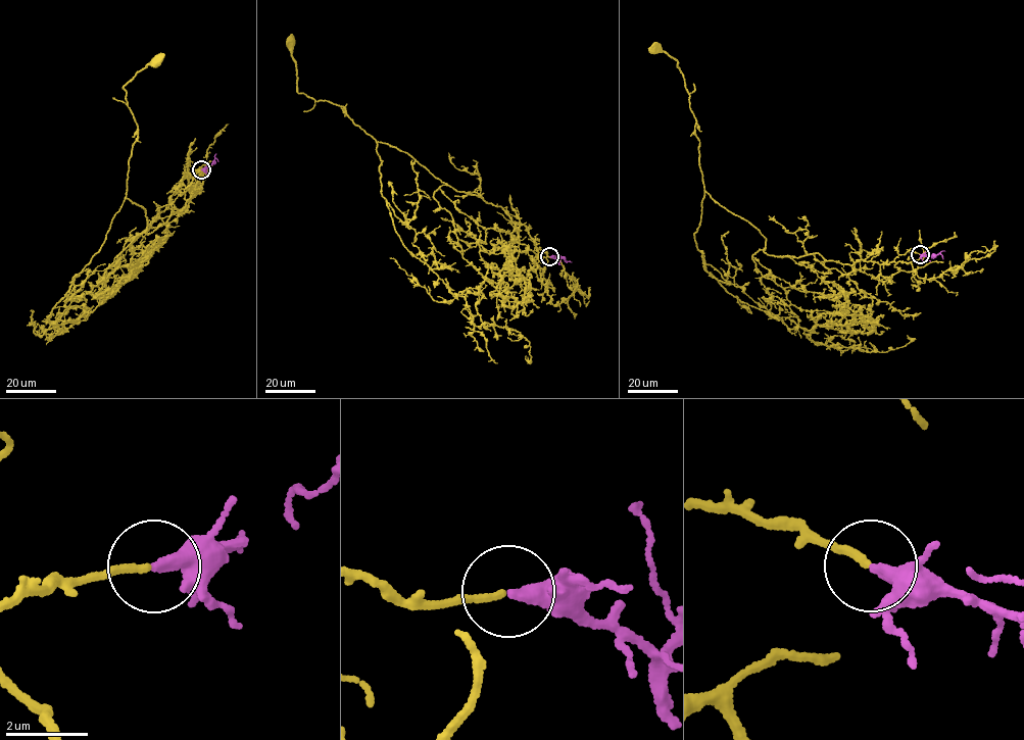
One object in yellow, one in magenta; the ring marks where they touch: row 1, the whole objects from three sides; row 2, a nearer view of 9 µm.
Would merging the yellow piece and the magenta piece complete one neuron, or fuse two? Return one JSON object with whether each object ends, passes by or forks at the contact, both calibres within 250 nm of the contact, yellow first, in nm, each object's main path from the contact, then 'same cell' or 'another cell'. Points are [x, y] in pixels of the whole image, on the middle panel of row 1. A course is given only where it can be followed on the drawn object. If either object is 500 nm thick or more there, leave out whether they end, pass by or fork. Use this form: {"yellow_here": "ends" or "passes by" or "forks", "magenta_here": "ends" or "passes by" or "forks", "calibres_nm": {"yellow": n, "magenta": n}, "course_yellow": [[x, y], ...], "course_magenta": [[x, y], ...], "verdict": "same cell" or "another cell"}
{"yellow_here": "ends", "magenta_here": "ends", "calibres_nm": {"yellow": 150, "magenta": 320}, "course_yellow": [[548, 256], [537, 255], [527, 229], [501, 206], [376, 141], [344, 107], [297, 92], [292, 42]], "course_magenta": [[549, 256], [572, 262]], "verdict": "same cell"}

